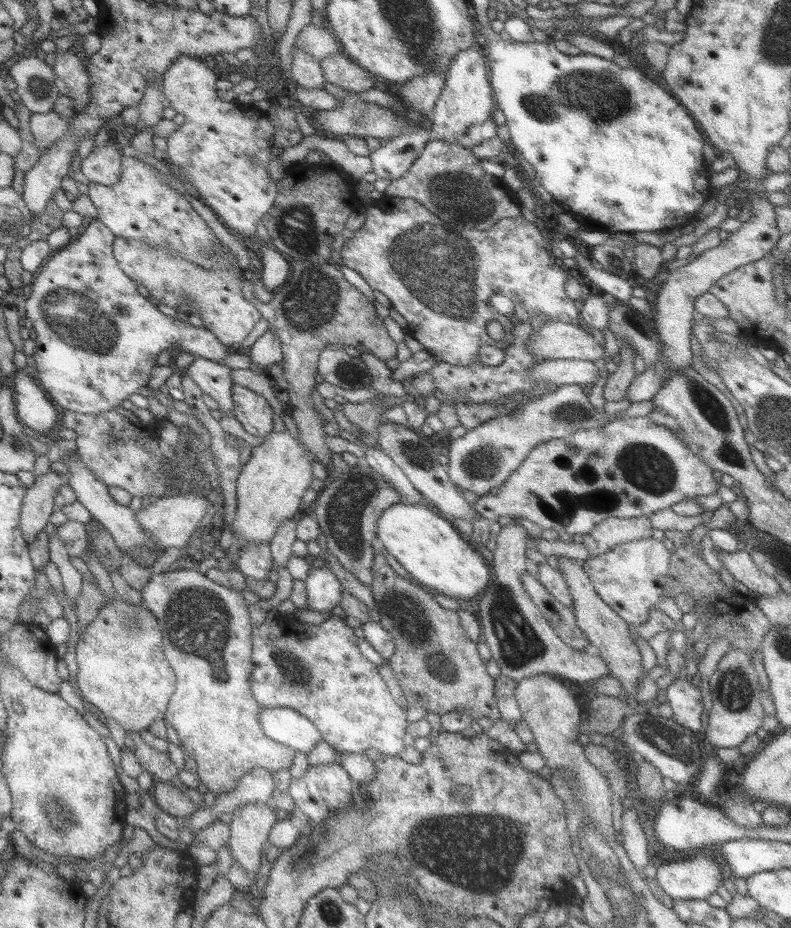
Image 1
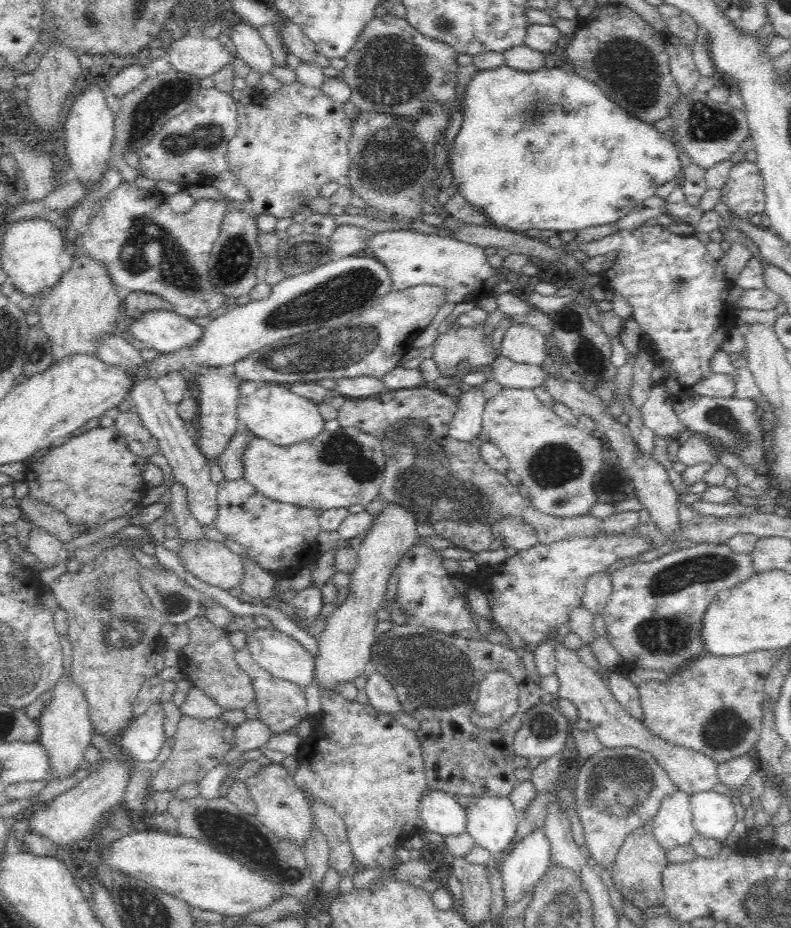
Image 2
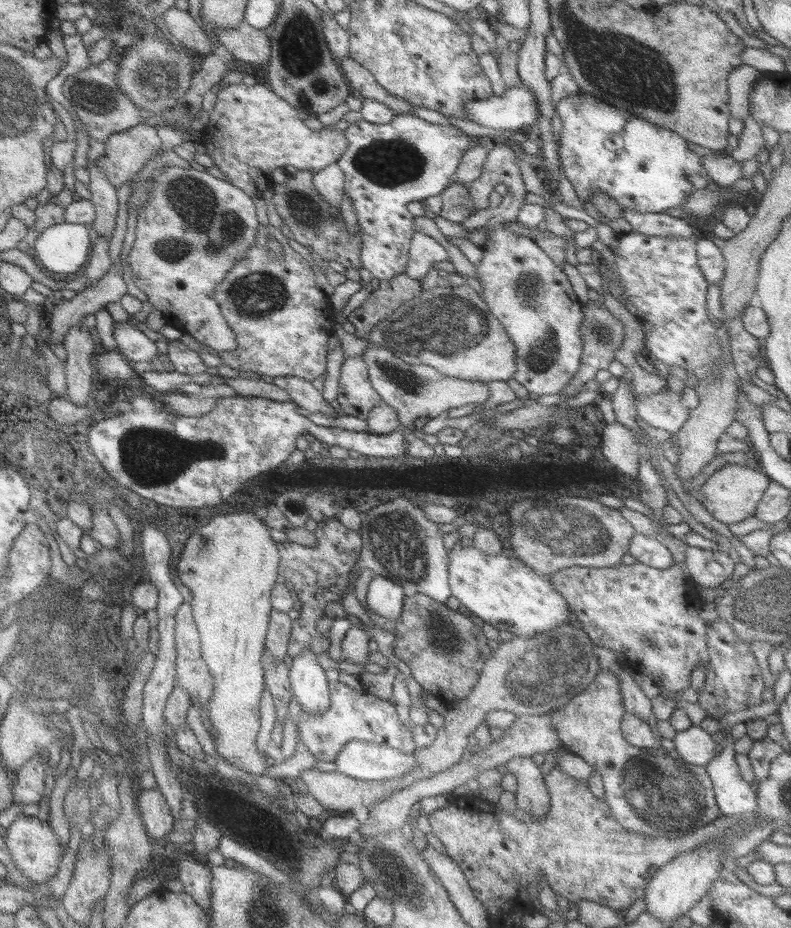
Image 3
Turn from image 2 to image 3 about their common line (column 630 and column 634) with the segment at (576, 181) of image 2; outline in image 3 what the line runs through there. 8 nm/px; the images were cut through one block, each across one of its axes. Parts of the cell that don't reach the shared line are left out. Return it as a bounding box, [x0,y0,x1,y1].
[554,93,712,213]

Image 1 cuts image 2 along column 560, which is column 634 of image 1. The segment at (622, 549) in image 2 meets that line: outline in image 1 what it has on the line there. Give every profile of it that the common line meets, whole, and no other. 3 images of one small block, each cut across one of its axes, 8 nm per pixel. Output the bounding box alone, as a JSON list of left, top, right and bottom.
[580,536,670,625]

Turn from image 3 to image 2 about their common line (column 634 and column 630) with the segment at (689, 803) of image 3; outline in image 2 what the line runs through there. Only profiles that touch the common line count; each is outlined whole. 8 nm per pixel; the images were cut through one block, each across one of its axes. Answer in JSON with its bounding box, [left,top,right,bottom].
[573,748,680,870]

